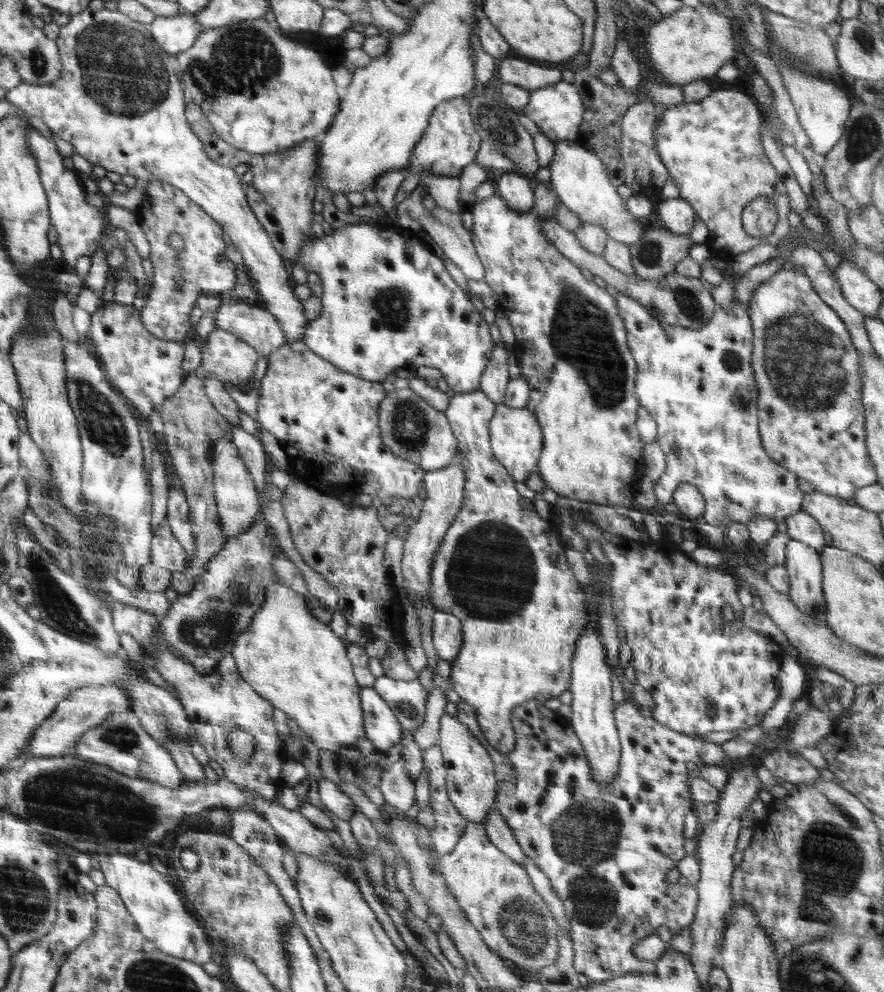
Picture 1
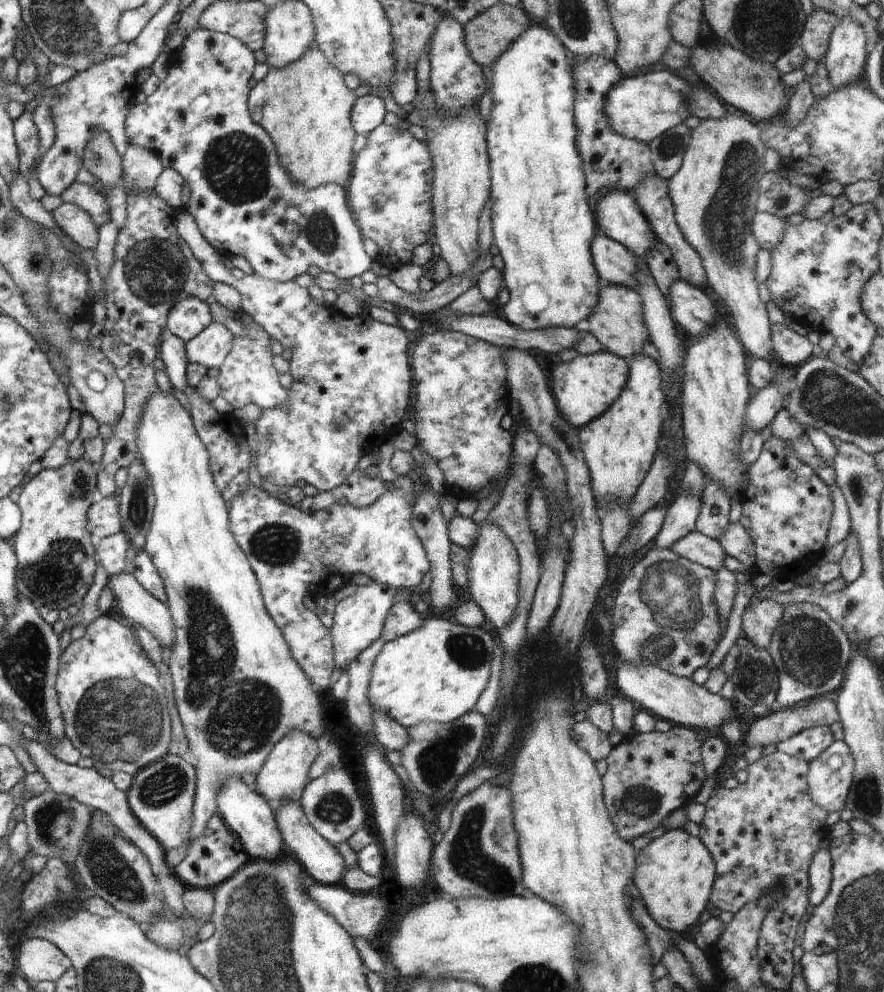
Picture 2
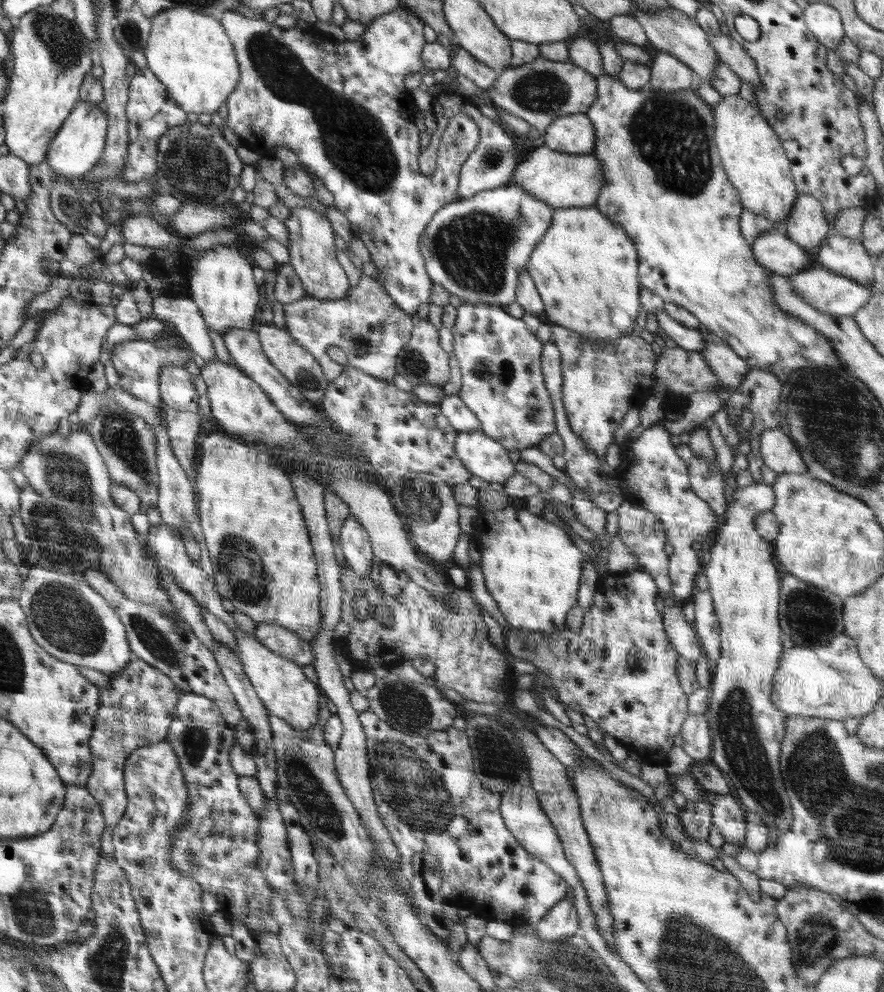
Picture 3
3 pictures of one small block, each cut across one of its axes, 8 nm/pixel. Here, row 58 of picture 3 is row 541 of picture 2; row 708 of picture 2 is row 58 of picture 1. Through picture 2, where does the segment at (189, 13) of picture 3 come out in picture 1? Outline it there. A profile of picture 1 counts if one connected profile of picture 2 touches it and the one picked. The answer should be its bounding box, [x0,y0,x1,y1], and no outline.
[176,18,342,155]

